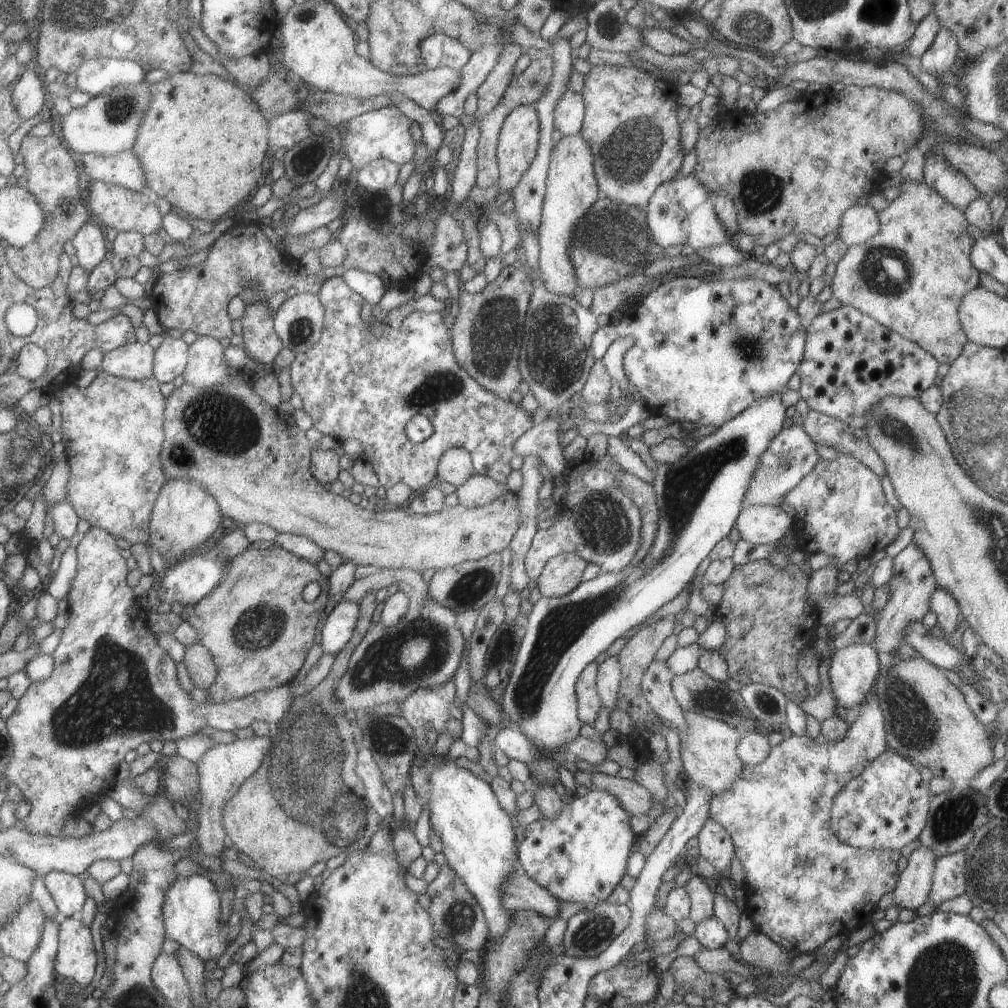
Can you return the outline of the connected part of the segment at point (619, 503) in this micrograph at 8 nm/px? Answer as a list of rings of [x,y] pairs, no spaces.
[[[605,453],[603,456],[601,456],[601,458],[599,458],[599,460],[596,461],[586,458],[584,458],[584,460],[588,460],[589,462],[587,463],[590,463],[590,466],[583,475],[575,478],[575,480],[571,480],[569,483],[565,478],[565,482],[567,484],[567,492],[565,494],[565,499],[561,500],[557,504],[559,513],[558,520],[555,521],[553,526],[551,526],[549,529],[537,528],[535,534],[533,535],[533,540],[531,541],[530,547],[528,548],[528,551],[526,552],[524,558],[524,569],[526,570],[529,580],[536,580],[536,578],[541,574],[541,571],[543,570],[543,567],[545,566],[547,560],[559,553],[575,553],[578,557],[581,557],[583,560],[585,560],[586,563],[591,562],[591,564],[597,564],[600,570],[605,573],[609,571],[620,571],[627,565],[632,564],[632,558],[636,556],[636,552],[640,546],[640,524],[642,523],[642,520],[640,517],[639,509],[633,504],[633,502],[631,502],[631,499],[618,487],[618,485],[614,483],[616,474],[620,473],[623,470],[616,463],[616,461],[609,456],[609,453]]]

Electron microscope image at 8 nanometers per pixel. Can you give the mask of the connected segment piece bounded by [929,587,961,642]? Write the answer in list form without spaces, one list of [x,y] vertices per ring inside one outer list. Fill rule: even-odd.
[[[936,587],[931,598],[929,598],[929,611],[937,617],[936,625],[943,632],[942,639],[951,642],[953,632],[955,632],[957,622],[961,617],[959,606],[953,596]]]

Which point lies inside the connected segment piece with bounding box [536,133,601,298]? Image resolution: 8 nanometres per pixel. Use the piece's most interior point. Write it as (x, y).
(571, 188)

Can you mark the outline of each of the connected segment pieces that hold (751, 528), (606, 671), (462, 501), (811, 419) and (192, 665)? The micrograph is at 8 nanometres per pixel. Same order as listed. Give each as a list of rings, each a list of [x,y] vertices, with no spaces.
[[[747,505],[741,506],[738,515],[734,520],[735,530],[741,539],[754,545],[774,544],[779,539],[787,535],[793,529],[793,517],[790,517],[781,510],[779,505]]]
[[[615,656],[606,657],[597,666],[595,690],[597,690],[597,696],[599,696],[601,708],[608,711],[615,709],[615,700],[621,679],[620,673],[619,662],[617,662]]]
[[[473,474],[463,484],[460,484],[454,492],[459,505],[463,505],[465,508],[475,508],[495,500],[505,490],[505,486],[501,483],[486,476]]]
[[[809,409],[803,418],[803,430],[816,445],[838,447],[843,432],[843,424],[837,418]]]
[[[192,643],[184,648],[183,663],[195,689],[206,690],[217,676],[209,652],[200,643]]]

